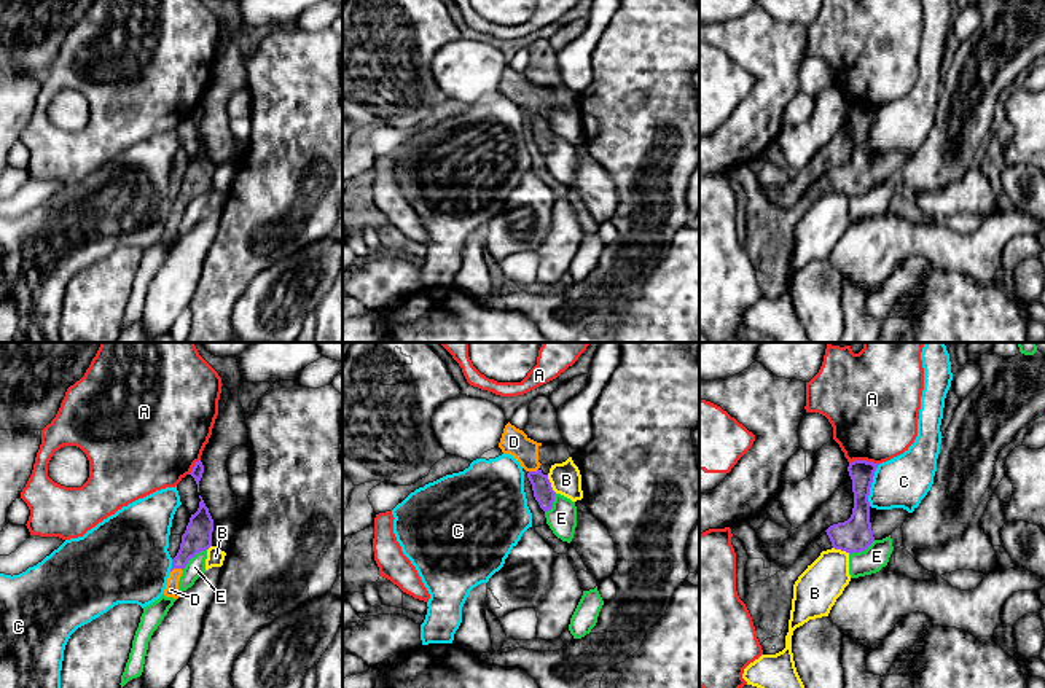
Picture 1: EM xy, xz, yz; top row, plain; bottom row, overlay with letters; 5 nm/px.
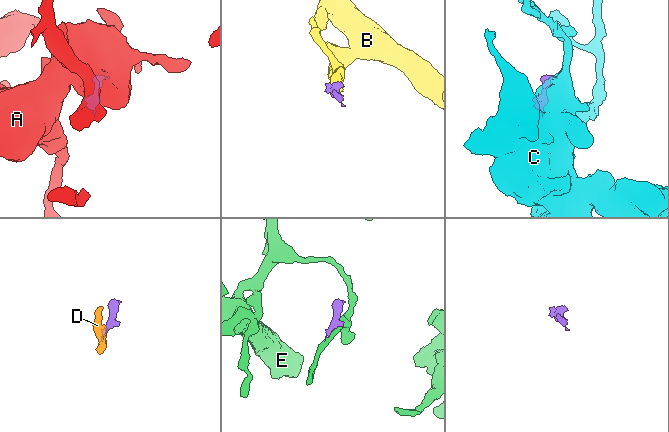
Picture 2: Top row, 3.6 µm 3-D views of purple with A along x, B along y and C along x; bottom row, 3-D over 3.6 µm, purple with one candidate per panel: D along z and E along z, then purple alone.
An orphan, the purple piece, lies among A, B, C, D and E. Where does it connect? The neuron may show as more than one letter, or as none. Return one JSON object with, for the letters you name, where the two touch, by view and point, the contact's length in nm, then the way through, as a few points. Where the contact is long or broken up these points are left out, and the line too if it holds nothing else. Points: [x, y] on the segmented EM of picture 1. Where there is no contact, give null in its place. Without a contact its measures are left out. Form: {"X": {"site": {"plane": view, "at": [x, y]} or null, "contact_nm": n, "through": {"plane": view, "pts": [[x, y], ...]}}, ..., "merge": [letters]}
{"D": {"site": {"plane": "xy", "at": [176, 567]}, "contact_nm": 70, "through": {"plane": "xy", "pts": [[198, 537], [176, 567], [171, 590]]}}, "merge": ["D"]}

